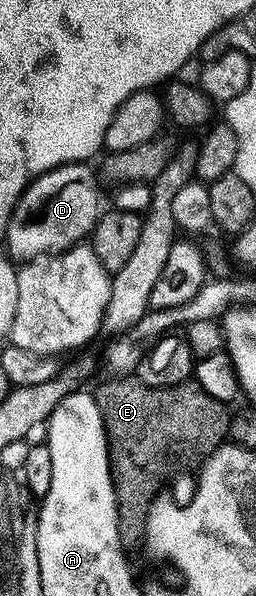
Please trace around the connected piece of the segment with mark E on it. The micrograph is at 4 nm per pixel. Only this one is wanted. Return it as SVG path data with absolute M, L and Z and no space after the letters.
M110 377L107 383L100 384L96 389L93 388L92 394L96 405L100 409L100 417L106 430L106 448L110 451L110 476L114 482L114 496L118 502L118 532L120 533L123 544L141 544L146 530L148 508L152 503L150 495L156 494L177 471L182 471L185 467L192 466L193 463L194 466L201 464L206 456L212 454L216 448L221 447L223 443L227 442L230 433L231 412L228 410L227 404L216 401L216 397L208 397L208 393L204 393L204 389L200 389L198 384L193 381L168 385L167 387L153 387L152 385L144 385L137 377Z

